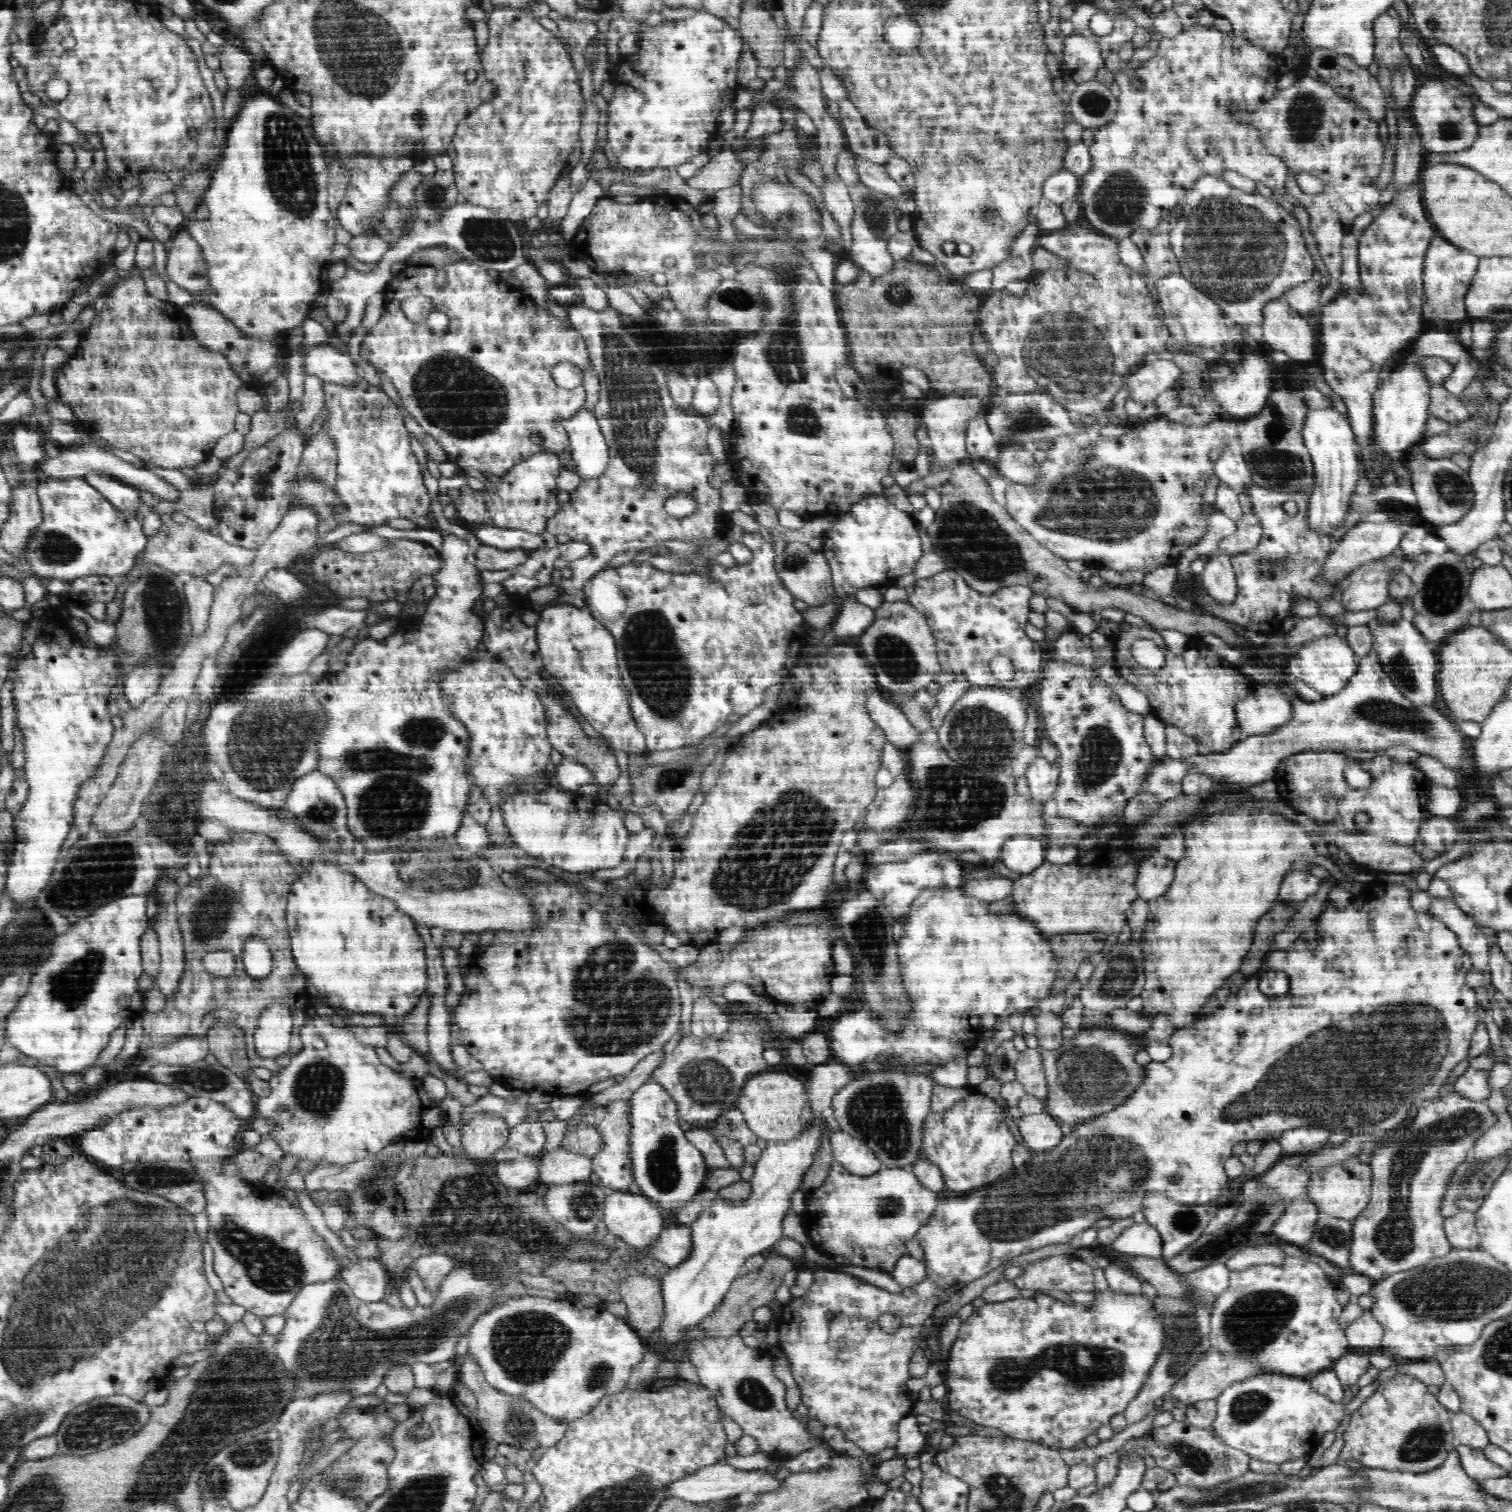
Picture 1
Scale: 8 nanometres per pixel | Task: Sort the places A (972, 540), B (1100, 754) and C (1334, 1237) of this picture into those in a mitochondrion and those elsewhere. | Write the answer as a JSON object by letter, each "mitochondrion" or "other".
{"A":"mitochondrion","B":"mitochondrion","C":"mitochondrion"}

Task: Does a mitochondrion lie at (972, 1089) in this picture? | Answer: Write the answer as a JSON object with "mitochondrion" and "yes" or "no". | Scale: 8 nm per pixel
{"mitochondrion":"no"}

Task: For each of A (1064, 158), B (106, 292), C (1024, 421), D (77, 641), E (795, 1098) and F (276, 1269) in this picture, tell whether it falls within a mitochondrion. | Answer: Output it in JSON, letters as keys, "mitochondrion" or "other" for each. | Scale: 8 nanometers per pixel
{"A":"other","B":"other","C":"mitochondrion","D":"other","E":"other","F":"mitochondrion"}

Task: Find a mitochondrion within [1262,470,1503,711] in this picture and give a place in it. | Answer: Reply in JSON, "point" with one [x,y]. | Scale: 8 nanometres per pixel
{"point":[1443,594]}

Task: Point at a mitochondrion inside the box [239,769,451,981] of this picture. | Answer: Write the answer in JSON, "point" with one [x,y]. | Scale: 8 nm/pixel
{"point":[323,813]}

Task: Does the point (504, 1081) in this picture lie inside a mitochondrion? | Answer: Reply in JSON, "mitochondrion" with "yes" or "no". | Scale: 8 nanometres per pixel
{"mitochondrion":"no"}

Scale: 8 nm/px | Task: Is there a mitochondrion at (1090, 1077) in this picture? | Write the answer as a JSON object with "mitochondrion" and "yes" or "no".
{"mitochondrion":"yes"}

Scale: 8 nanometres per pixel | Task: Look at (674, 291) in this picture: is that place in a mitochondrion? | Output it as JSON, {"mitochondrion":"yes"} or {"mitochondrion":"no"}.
{"mitochondrion":"no"}

